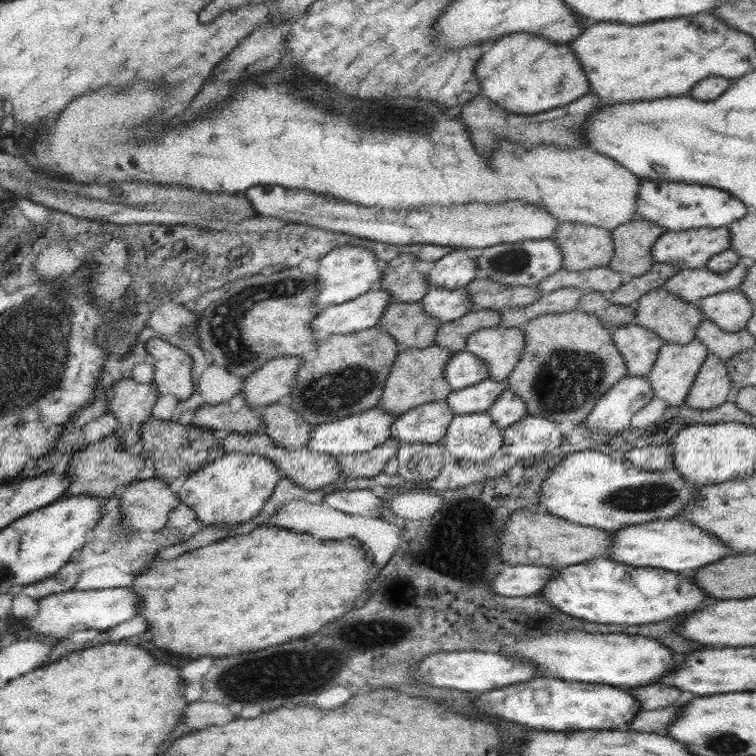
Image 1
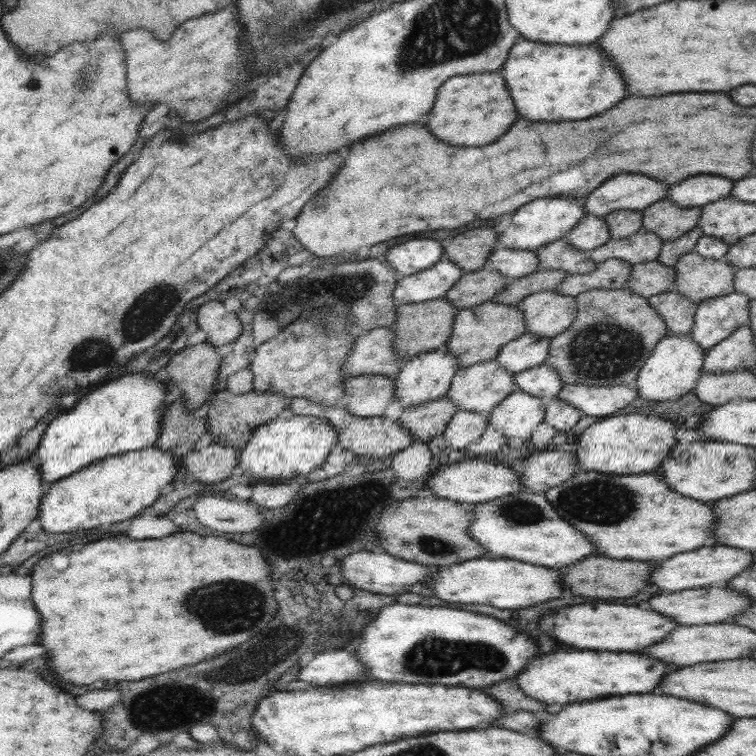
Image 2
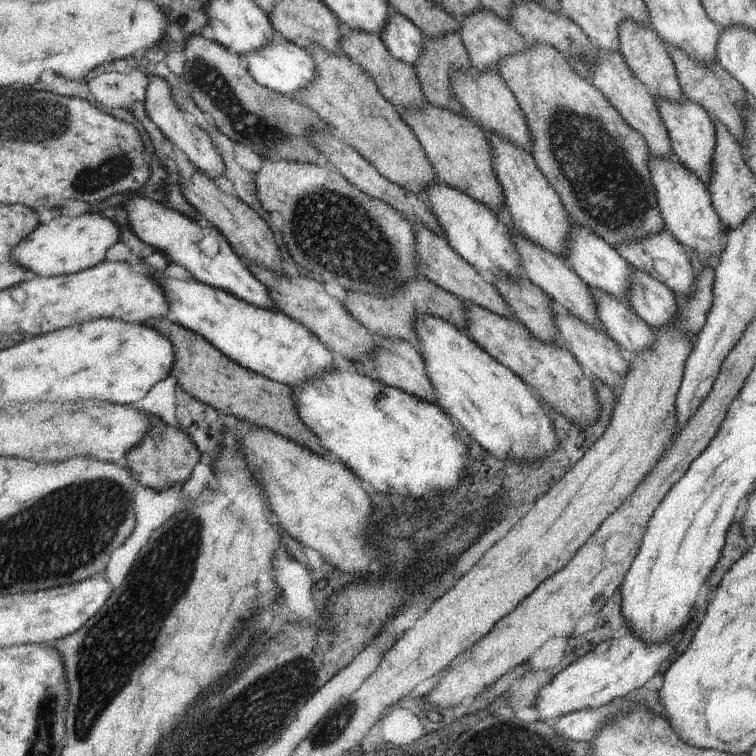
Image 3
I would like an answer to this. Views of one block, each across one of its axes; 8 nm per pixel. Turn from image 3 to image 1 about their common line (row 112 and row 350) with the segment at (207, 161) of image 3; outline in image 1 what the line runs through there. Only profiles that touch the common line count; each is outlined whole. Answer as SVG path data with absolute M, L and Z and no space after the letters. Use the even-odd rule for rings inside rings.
M162 337L150 338L146 349L154 360L152 384L158 394L173 394L179 401L187 399L194 390L192 357Z

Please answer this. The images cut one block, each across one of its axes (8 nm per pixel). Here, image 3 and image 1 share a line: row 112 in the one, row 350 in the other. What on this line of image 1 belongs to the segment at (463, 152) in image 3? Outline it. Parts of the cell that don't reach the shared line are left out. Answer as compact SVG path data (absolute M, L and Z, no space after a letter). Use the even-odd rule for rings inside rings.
M432 345L423 349L400 349L392 369L387 376L385 387L378 407L398 418L403 412L427 402L446 399L453 391L444 378L446 364L454 352L447 348Z

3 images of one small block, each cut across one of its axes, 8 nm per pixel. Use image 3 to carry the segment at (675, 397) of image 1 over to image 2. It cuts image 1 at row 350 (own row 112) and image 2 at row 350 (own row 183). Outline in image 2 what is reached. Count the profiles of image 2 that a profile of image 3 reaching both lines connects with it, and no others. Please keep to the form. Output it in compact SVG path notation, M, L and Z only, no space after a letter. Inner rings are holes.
M732 292L697 303L691 340L707 352L729 338L739 327L748 326L749 302L744 294Z

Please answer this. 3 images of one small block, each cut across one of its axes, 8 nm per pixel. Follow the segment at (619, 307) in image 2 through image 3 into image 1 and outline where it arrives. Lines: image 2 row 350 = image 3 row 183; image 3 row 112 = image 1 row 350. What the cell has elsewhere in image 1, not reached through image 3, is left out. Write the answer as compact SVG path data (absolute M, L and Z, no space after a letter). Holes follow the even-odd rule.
M578 310L566 314L546 314L528 321L526 326L521 329L522 332L524 332L525 347L521 357L519 358L518 364L516 364L516 367L512 370L512 373L506 380L507 388L513 393L516 393L525 402L528 415L547 418L548 420L558 422L558 424L562 424L564 428L568 428L566 432L572 431L574 426L578 426L578 424L582 424L584 420L587 420L588 415L592 412L597 400L611 386L614 386L620 378L627 376L626 366L624 366L624 360L620 351L617 350L616 345L614 345L614 342L612 342L610 338L610 330L604 328L604 326L602 326L602 321L598 320L596 316L590 316L590 314L586 314L586 312L580 312Z

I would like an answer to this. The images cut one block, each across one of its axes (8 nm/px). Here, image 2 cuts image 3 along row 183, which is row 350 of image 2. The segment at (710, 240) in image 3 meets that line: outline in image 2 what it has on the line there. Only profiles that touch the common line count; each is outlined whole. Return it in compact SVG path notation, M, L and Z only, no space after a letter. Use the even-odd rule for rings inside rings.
M667 335L663 337L639 371L635 384L638 395L654 404L660 404L660 402L669 404L684 394L688 394L694 388L696 380L703 374L704 355L702 346L696 345L690 336Z

